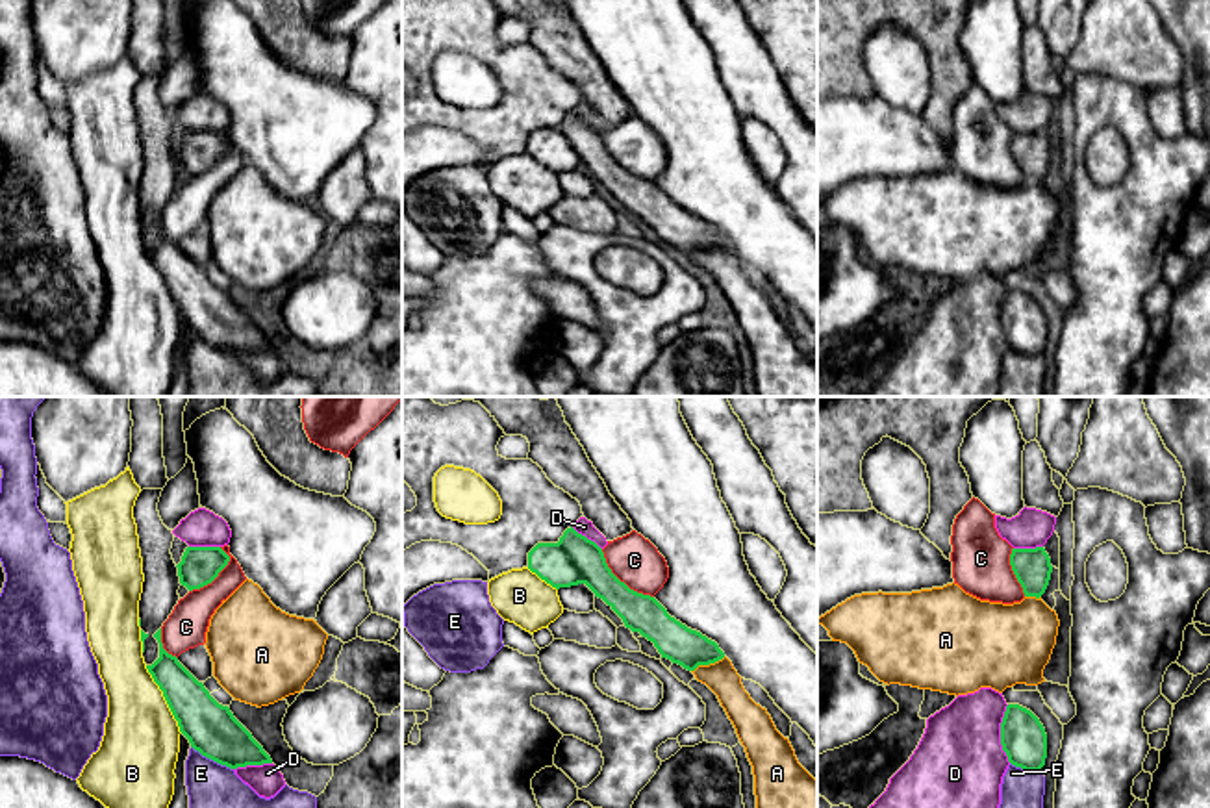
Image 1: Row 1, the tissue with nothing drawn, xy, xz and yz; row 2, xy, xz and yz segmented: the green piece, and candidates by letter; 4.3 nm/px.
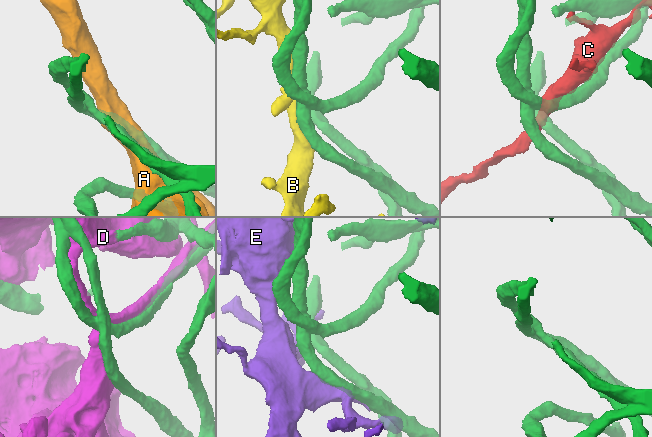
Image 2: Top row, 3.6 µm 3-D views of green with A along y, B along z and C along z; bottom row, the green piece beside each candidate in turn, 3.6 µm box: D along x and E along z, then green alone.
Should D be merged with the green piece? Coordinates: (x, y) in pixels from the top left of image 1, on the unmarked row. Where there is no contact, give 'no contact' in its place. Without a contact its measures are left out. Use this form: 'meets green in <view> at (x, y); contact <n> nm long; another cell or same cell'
meets green in yz at (1001, 319); contact 260 nm long; same cell

